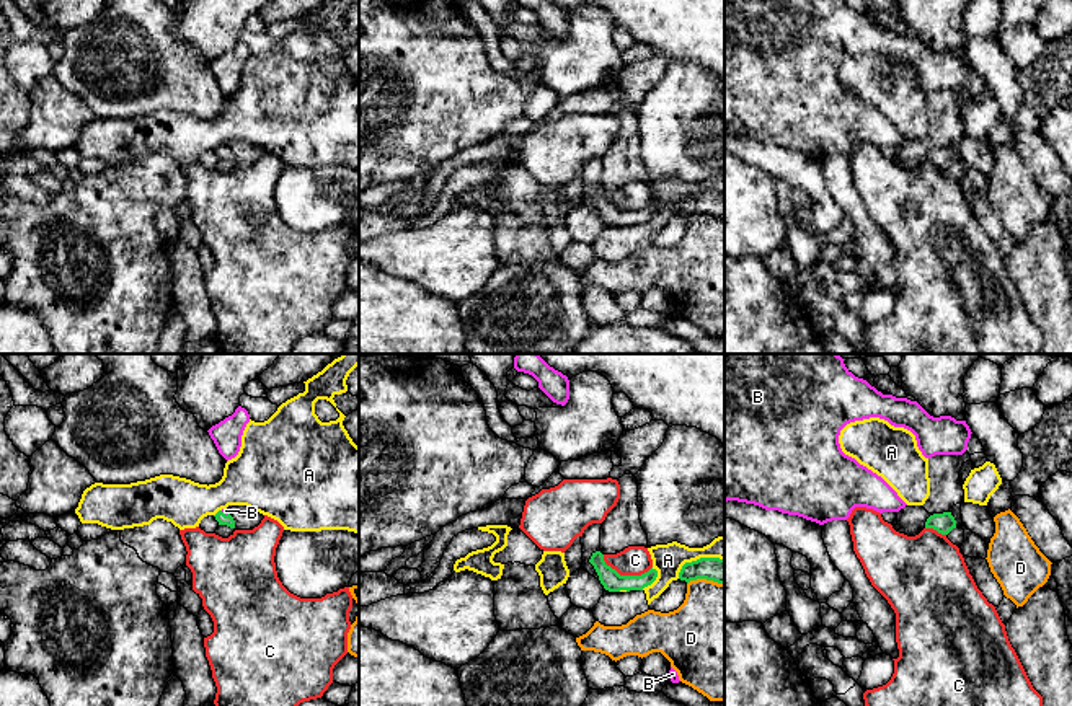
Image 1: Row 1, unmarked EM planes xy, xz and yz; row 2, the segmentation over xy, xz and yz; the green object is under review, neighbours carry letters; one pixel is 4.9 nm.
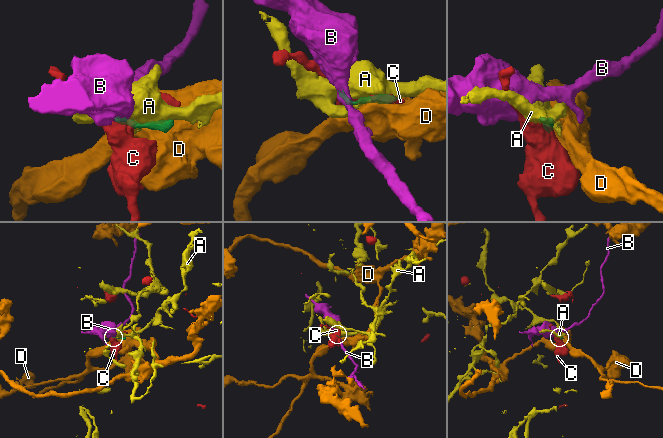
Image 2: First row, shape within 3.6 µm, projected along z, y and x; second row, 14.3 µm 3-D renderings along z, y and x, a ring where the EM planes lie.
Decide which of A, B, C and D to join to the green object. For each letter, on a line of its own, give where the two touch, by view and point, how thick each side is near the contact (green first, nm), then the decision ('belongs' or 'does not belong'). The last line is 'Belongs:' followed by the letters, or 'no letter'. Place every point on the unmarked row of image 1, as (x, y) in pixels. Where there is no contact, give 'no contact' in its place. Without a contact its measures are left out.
A: xz (697, 194) | 130/160 nm | does not belong
B: xy (222, 147) | 60/30 nm | belongs
C: xz (625, 211) | 100/140 nm | does not belong
D: xz (705, 212) | 130/420 nm | does not belong
Belongs: B

